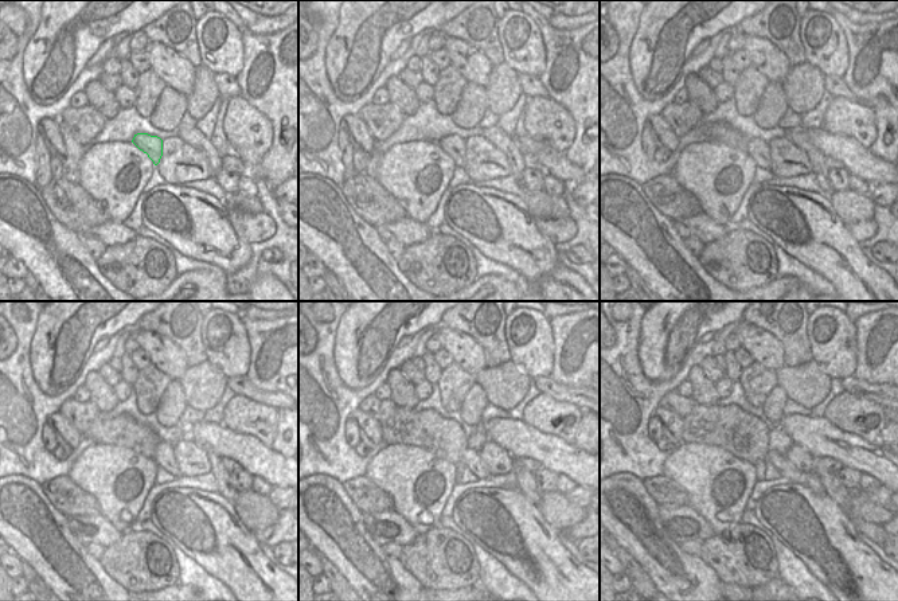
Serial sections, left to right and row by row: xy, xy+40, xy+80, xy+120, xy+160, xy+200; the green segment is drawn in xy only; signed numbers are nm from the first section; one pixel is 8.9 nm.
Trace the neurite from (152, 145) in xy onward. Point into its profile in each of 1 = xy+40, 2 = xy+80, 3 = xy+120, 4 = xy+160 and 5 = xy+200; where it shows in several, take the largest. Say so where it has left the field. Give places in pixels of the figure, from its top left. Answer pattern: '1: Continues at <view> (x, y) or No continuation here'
1: Continues at xy+40 (453, 145)
2: Continues at xy+80 (758, 149)
3: Continues at xy+120 (164, 457)
4: Continues at xy+160 (471, 459)
5: Continues at xy+200 (785, 468)

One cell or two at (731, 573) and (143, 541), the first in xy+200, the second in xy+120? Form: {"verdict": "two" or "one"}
{"verdict": "one"}

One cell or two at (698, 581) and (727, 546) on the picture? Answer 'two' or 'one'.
two

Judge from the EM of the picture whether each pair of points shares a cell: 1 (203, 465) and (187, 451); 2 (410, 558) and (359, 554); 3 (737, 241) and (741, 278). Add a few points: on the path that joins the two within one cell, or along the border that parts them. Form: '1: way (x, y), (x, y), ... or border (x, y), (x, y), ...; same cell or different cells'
1: way (199, 463), (191, 455); same cell
2: border (398, 558), (420, 581); different cells
3: way (738, 250), (741, 269); same cell

